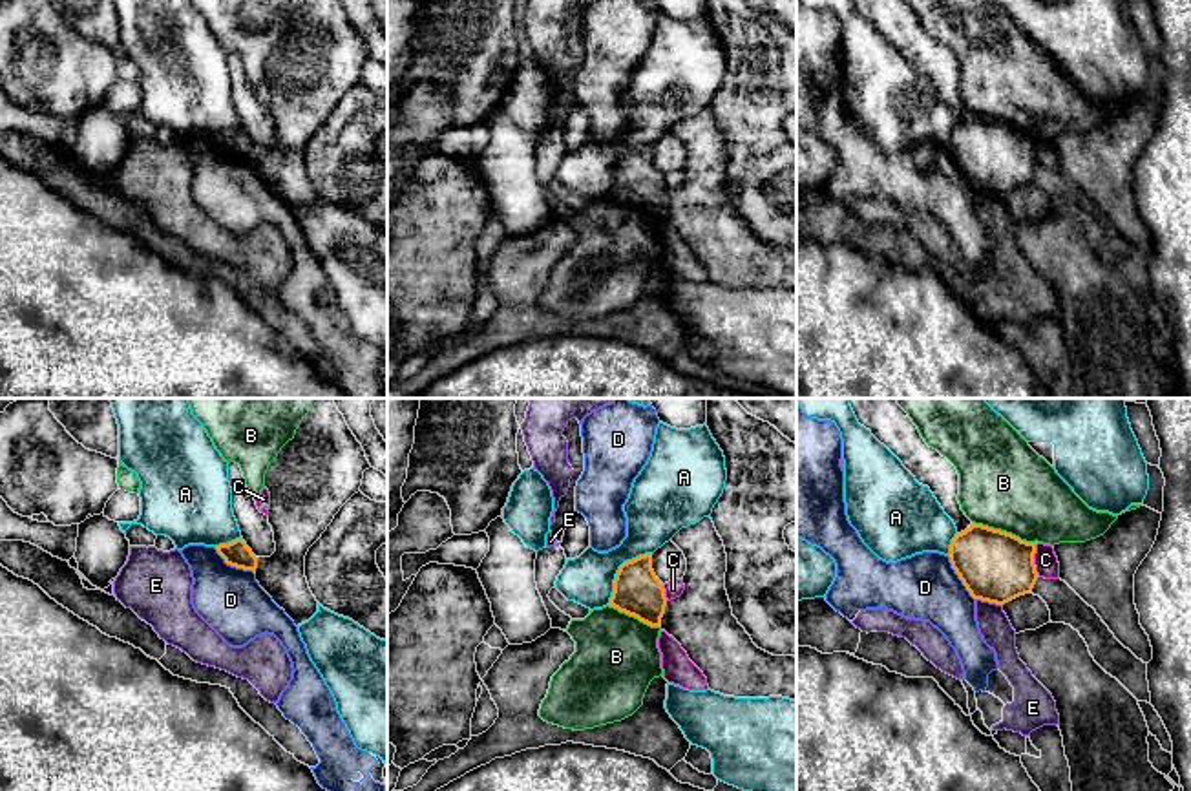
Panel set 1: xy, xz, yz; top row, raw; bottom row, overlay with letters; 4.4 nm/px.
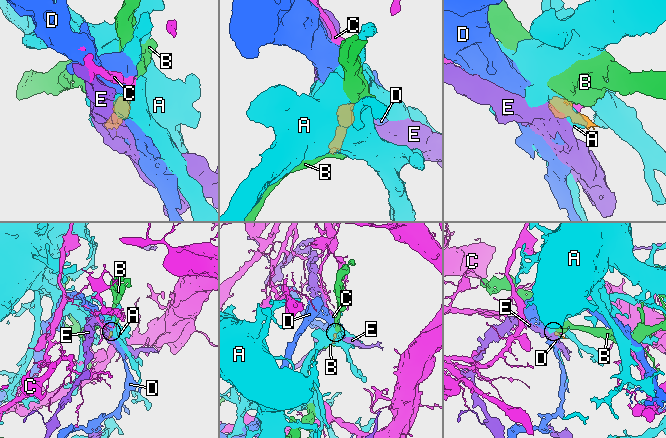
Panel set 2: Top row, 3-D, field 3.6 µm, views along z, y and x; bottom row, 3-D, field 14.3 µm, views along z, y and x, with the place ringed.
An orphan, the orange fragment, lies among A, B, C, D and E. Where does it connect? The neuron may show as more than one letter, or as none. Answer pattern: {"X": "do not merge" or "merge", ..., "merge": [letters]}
{"A": "do not merge", "B": "do not merge", "C": "do not merge", "D": "do not merge", "E": "do not merge", "merge": []}

